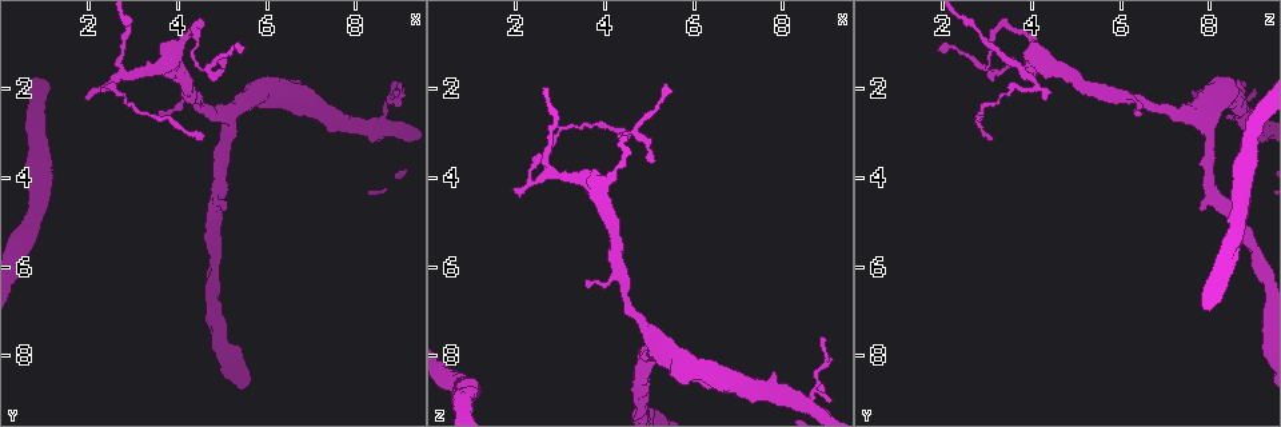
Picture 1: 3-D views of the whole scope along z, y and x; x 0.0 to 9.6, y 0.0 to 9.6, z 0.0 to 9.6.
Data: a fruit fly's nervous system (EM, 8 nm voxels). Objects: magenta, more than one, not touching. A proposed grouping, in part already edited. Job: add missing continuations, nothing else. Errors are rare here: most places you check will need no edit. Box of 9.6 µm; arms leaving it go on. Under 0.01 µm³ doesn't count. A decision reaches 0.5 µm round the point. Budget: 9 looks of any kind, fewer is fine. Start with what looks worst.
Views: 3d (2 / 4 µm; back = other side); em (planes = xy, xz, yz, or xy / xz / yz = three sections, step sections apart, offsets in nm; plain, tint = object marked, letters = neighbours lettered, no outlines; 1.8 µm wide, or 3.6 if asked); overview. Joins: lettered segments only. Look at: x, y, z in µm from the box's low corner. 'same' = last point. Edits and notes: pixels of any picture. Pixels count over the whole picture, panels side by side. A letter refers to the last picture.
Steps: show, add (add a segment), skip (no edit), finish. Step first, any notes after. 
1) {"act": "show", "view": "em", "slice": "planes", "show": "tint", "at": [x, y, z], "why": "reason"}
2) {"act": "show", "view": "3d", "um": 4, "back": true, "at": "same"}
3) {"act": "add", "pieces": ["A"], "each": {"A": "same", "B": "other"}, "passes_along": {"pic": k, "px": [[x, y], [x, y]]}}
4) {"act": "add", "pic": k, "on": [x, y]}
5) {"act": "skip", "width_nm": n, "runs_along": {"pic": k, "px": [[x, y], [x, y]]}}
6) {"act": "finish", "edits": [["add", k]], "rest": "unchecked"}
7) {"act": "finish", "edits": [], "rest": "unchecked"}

{"act": "show", "view": "3d", "um": 4, "at": [8.80, 2.20, 8.45], "why": "a narrow waist"}

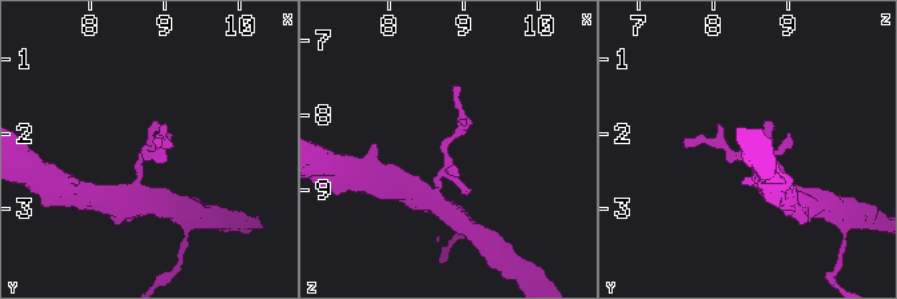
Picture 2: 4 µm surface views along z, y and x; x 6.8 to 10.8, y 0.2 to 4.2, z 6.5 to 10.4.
{"act": "show", "view": "em", "slice": "planes", "show": "tint", "at": [8.80, 2.25, 8.45], "why": "now the EM"}

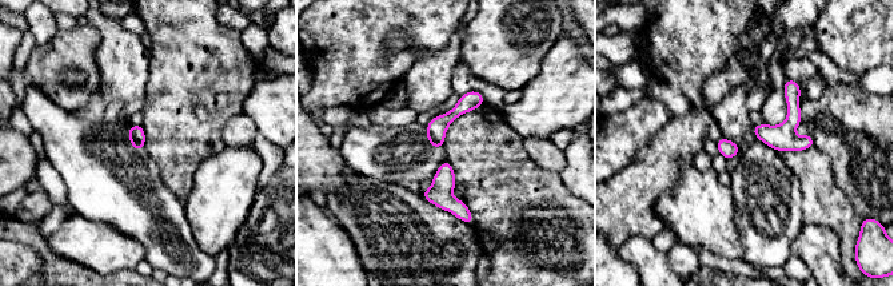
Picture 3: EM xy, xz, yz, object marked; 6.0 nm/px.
{"act": "show", "view": "em", "slice": "planes", "show": "letters", "at": "same", "why": "see the neighbours"}

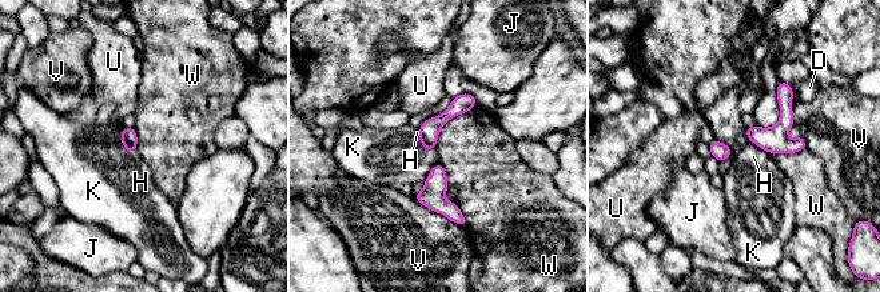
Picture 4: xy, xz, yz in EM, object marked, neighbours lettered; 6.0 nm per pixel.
{"act": "skip", "width_nm": 100, "each": {"D": "other", "H": "other", "J": "other", "K": "other", "U": "other", "V": "other", "W": "other"}, "border": {"pic": 4, "px": [[477, 106], [453, 116], [433, 150]]}, "found": "no lettered segment goes on from it"}

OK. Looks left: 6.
{"act": "show", "view": "em", "slice": "xy", "step": 16, "show": "tint", "at": [2.85, 1.70, 3.90], "why": "narrows sharply"}

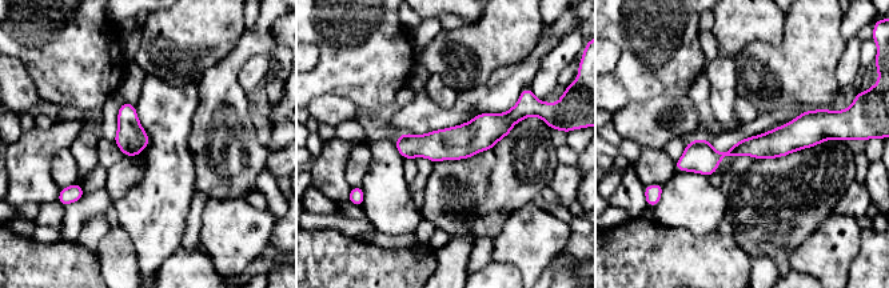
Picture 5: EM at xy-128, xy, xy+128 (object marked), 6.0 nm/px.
{"act": "show", "view": "em", "slice": "xz", "step": 8, "show": "letters", "at": "same", "why": "another direction"}

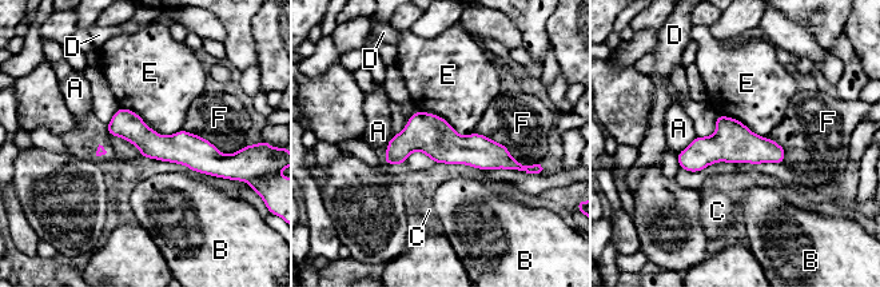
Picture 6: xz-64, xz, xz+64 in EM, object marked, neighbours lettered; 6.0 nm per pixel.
{"act": "skip", "each": {"A": "other", "B": "other", "C": "other", "D": "other", "E": "other", "F": "other"}, "runs_along": {"pic": 6, "px": [[387, 159], [442, 143], [516, 166]]}, "found": "no lettered segment goes on from it"}

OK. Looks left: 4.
{"act": "show", "view": "3d", "um": 2, "at": [4.60, 1.55, 2.95], "why": "branch point"}

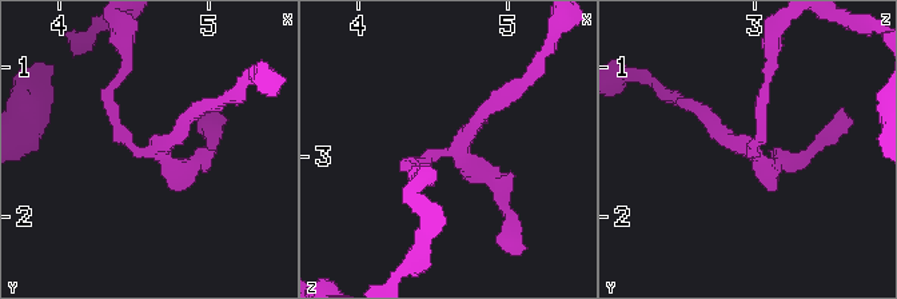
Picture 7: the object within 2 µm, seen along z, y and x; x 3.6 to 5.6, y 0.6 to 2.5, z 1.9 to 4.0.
{"act": "show", "view": "em", "slice": "xy", "step": 4, "show": "plain", "at": [4.58, 1.50, 3.00]}

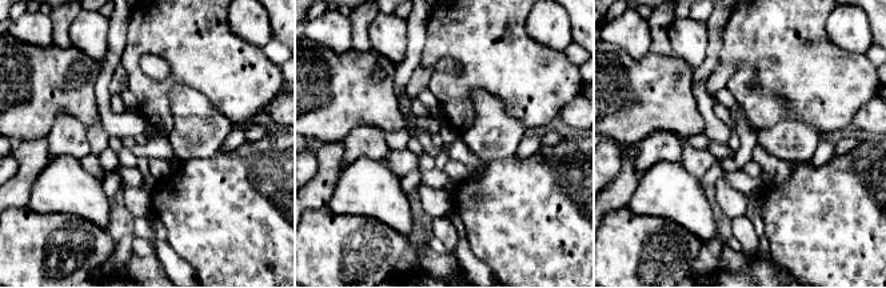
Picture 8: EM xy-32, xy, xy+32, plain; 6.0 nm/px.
{"act": "show", "view": "em", "slice": "xy", "step": 4, "show": "letters", "at": "same", "why": "see the neighbours"}

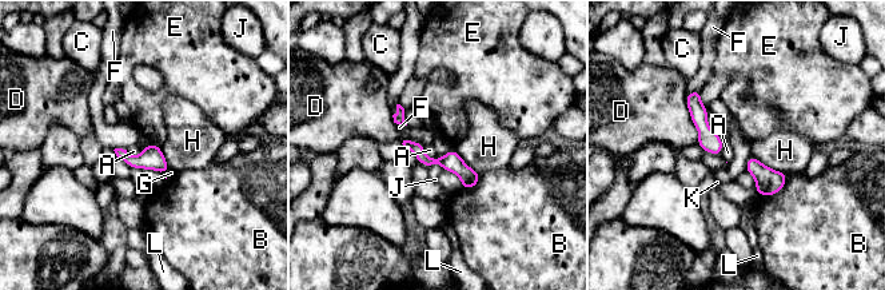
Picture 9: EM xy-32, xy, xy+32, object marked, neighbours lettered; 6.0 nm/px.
{"act": "skip", "each": {"A": "other", "B": "other", "C": "other", "D": "other", "E": "other", "F": "other", "G": "other", "H": "other", "J": "other", "K": "other", "L": "other"}, "border": {"pic": 9, "px": [[429, 169], [437, 163], [443, 169]]}, "found": "none of them fits"}

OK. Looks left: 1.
{"act": "finish", "edits": [], "rest": "unchecked"}

